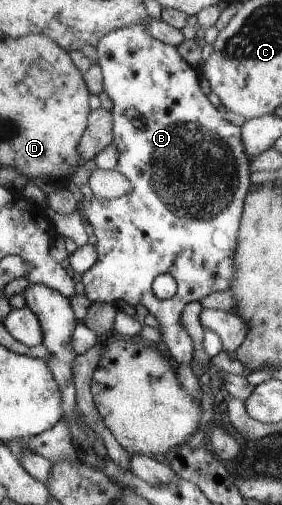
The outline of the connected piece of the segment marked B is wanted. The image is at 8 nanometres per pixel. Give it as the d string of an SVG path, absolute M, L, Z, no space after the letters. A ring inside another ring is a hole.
M144 23L105 35L97 52L104 91L113 102L113 142L119 151L116 167L131 183L133 190L125 196L110 199L99 198L92 192L89 200L83 197L79 202L82 218L93 226L97 237L94 247L98 254L96 263L82 274L84 293L91 302L145 306L160 324L162 347L178 363L190 363L193 340L181 328L181 313L189 302L200 302L208 294L232 287L244 198L253 186L249 179L251 158L244 149L240 127L225 122L223 114L207 100L199 82L199 69L191 68L173 45L153 38ZM128 108L135 108L141 117L136 120L127 118L125 110ZM160 274L175 278L175 296L160 299L153 294L153 280Z

